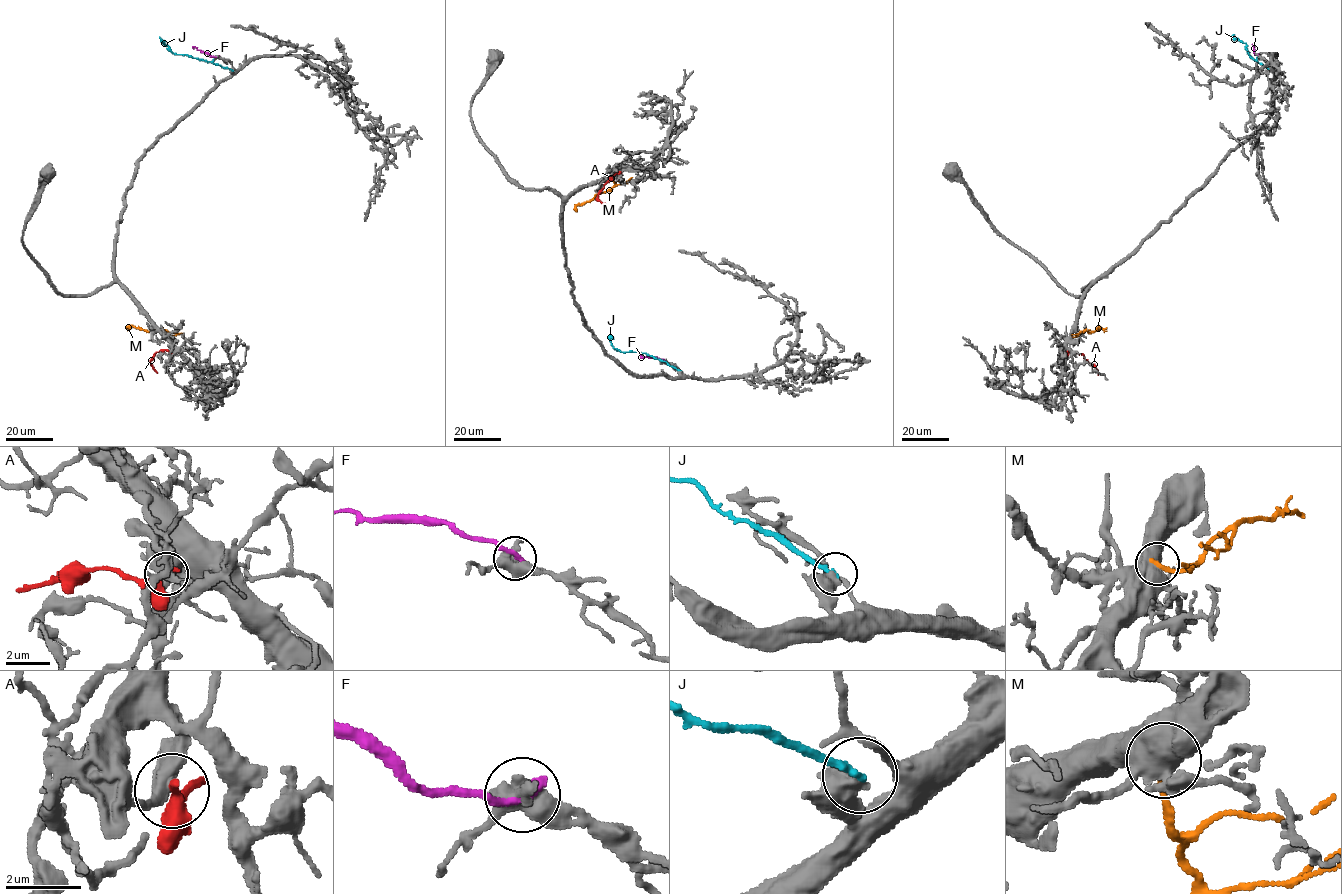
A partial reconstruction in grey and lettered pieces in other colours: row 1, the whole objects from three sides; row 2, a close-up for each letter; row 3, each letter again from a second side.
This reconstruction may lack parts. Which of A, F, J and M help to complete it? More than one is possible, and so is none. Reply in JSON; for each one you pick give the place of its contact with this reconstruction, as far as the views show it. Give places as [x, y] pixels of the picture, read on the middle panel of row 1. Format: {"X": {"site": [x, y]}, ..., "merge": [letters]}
{"merge": []}

